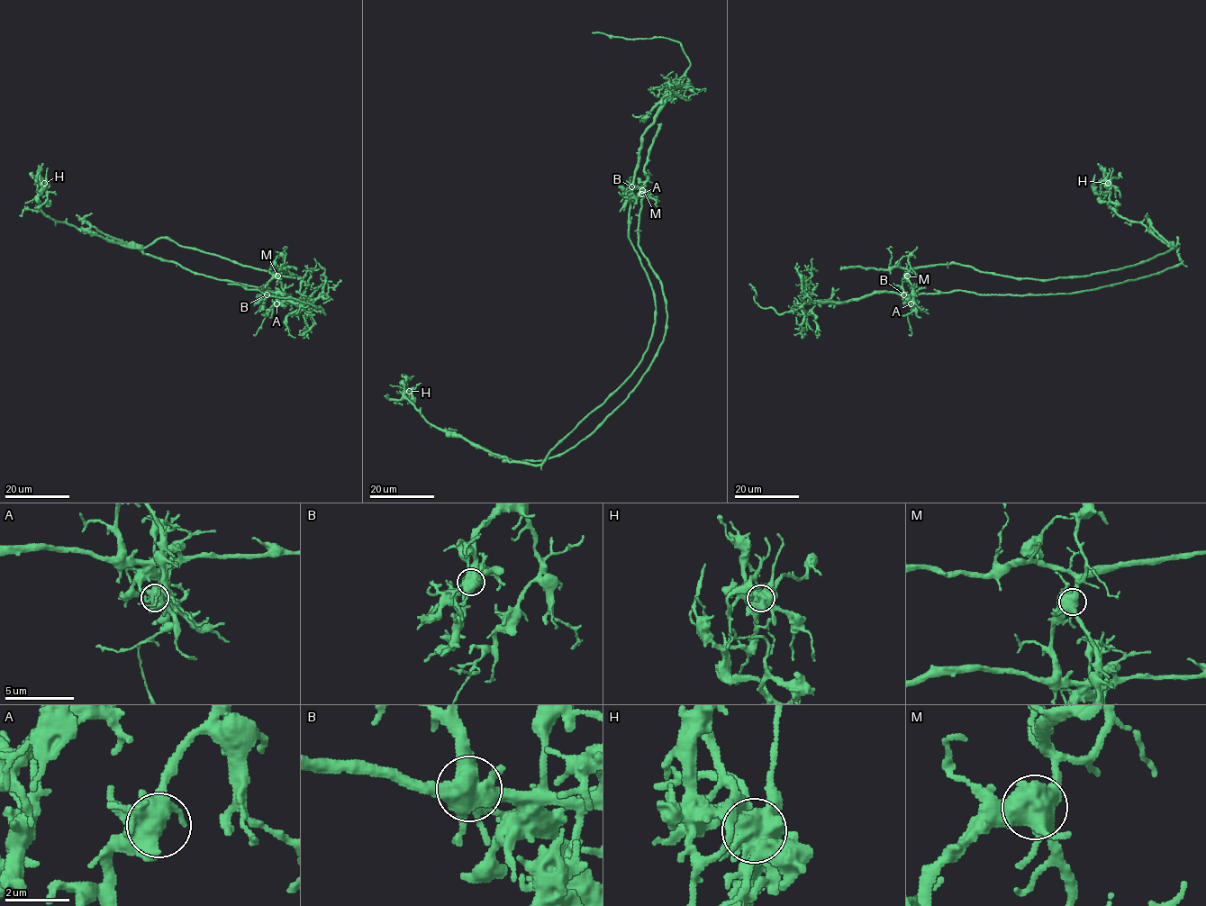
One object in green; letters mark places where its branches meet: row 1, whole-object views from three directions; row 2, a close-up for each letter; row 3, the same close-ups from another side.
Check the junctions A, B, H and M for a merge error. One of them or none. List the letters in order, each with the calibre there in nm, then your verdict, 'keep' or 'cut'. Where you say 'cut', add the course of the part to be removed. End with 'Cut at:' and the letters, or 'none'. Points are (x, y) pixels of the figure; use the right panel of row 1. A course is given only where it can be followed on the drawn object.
A: calibre 600 nm; keep
B: calibre 650 nm; cut; course (903, 294), (910, 271), (936, 265), (1050, 280), (1120, 269), (1177, 238), (1175, 248), (1101, 201), (1122, 177)
H: calibre 650 nm; keep
M: calibre 650 nm; keep
Cut at: B

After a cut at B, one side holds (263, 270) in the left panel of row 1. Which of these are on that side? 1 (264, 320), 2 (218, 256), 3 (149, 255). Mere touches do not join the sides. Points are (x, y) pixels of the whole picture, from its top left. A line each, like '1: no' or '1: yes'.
1: yes
2: yes
3: no

